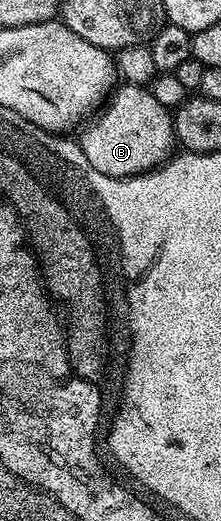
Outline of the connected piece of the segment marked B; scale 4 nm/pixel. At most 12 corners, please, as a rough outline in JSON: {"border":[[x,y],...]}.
{"border":[[117,84],[78,144],[104,175],[173,156],[174,117],[151,88]]}

